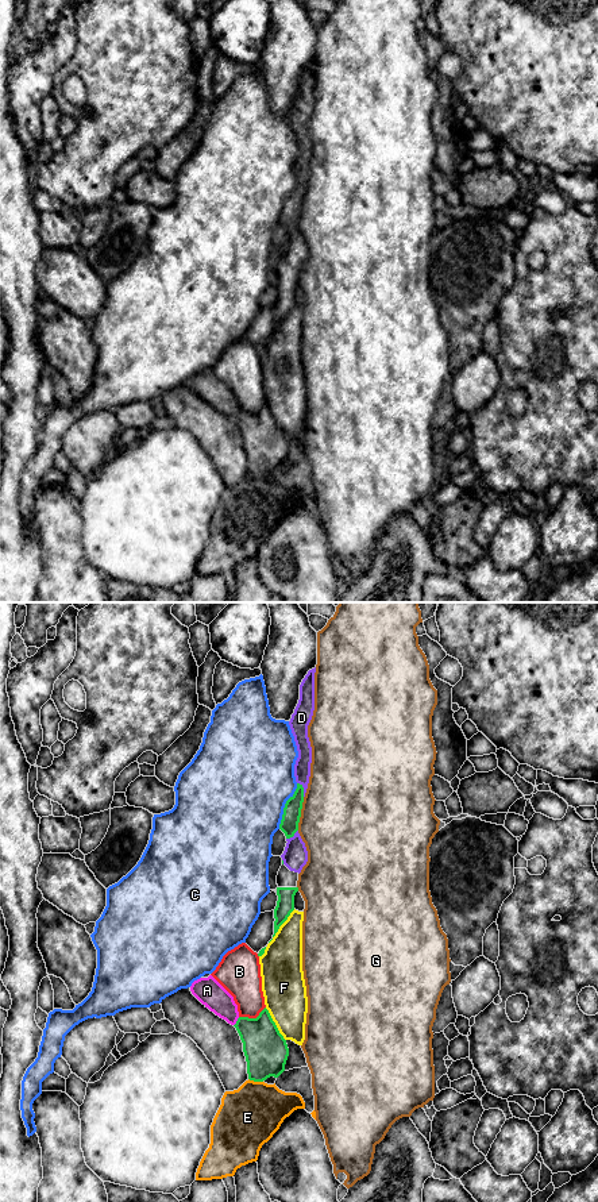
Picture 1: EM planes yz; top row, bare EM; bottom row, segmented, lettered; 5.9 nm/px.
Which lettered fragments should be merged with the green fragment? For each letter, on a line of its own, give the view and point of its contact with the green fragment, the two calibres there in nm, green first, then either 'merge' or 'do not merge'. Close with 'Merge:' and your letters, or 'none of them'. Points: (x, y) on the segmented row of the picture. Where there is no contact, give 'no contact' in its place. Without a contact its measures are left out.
A: yz (236, 1021) | 260/160 nm | do not merge
B: yz (253, 1018) | 260/220 nm | do not merge
C: yz (285, 806) | 110/480 nm | do not merge
D: yz (303, 789) | 110/100 nm | merge
E: yz (255, 1081) | 260/360 nm | do not merge
F: yz (280, 925) | 110/260 nm | do not merge
G: yz (300, 813) | 110/500 nm | do not merge
Merge: D

